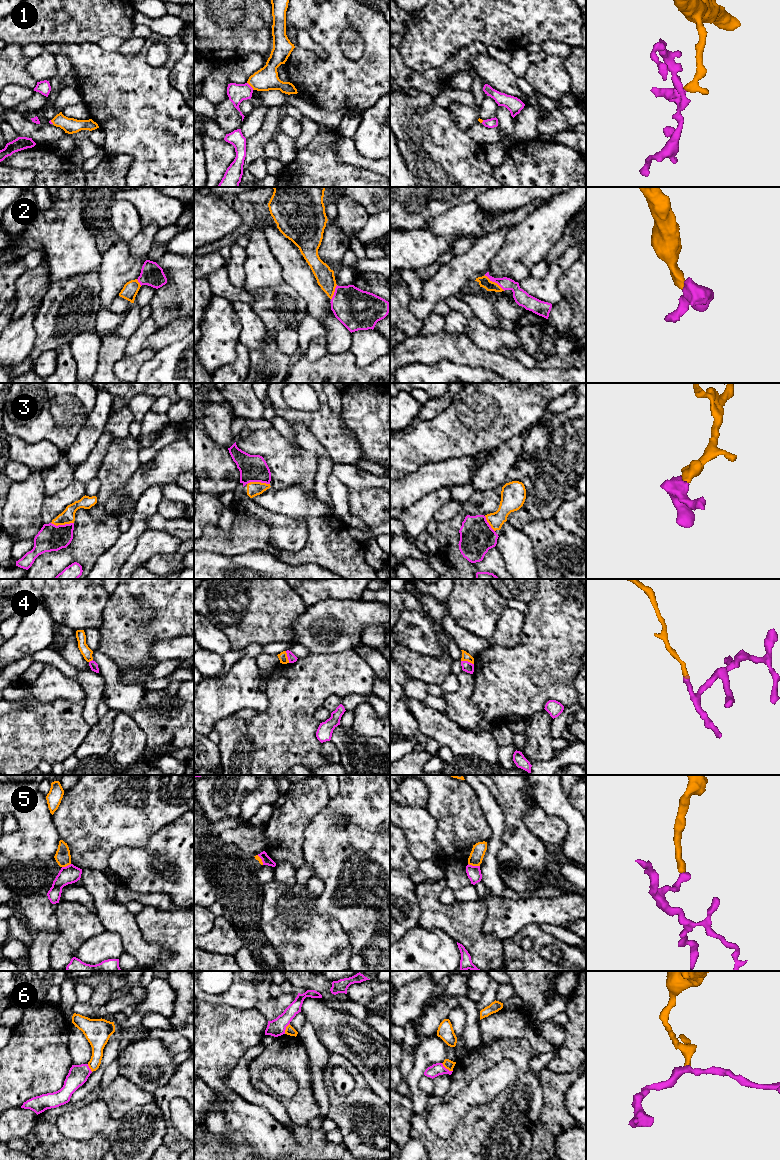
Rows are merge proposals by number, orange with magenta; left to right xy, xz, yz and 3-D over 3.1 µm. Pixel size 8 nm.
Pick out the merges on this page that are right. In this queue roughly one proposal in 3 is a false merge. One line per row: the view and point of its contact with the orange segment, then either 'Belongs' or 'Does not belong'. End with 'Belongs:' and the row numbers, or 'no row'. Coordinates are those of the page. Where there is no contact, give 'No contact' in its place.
1: Touches orange at xz (250, 85). Belongs
2: Touches orange at yz (494, 282). Belongs
3: Touches orange at xy (62, 524). Belongs
4: Touches orange at yz (467, 660). Belongs
5: Touches orange at yz (474, 865). Does not belong
6: Touches orange at yz (447, 1068). Does not belong
Belongs: 1, 2, 3, 4

